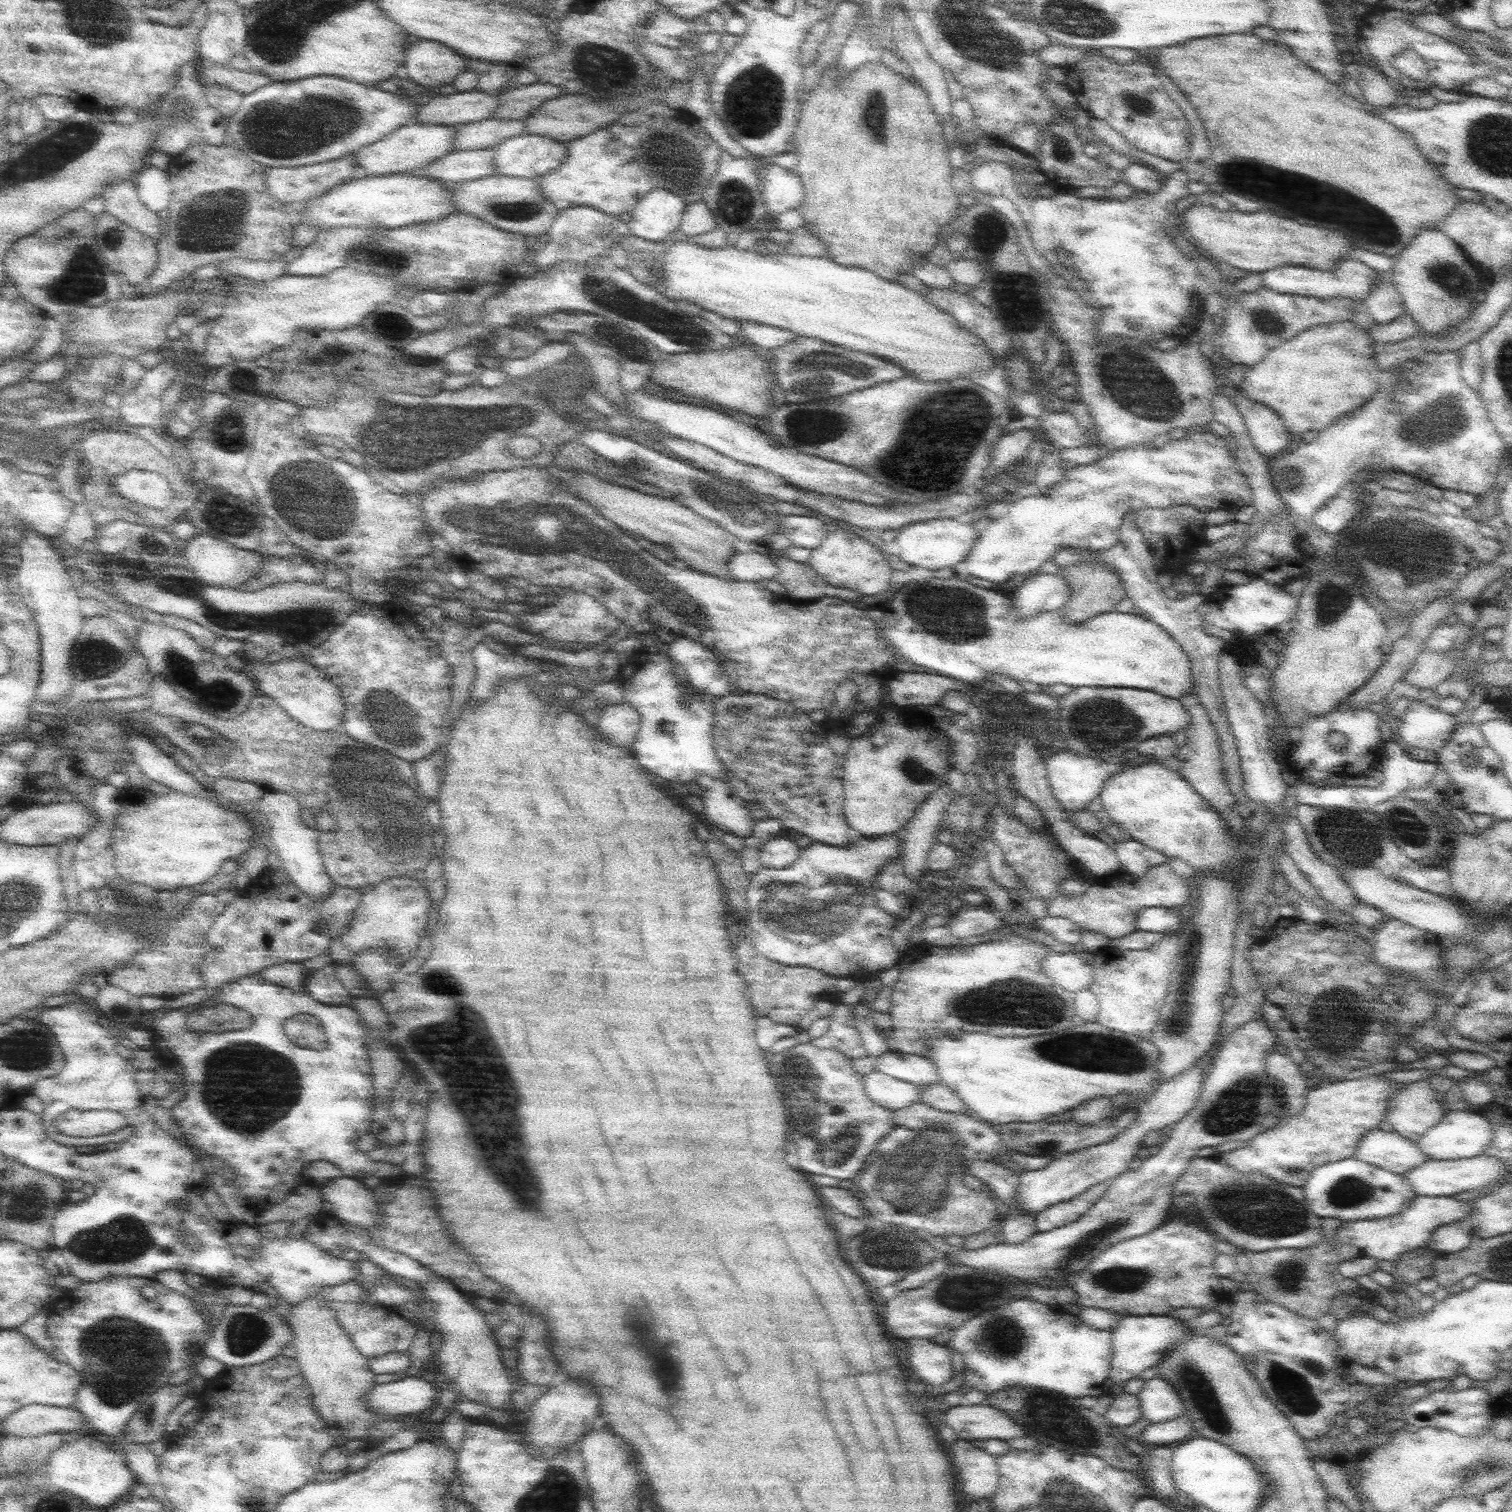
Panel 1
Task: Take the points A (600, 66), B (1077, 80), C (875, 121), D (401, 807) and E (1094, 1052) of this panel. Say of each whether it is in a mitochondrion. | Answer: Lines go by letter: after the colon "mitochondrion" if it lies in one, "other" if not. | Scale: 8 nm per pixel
A: mitochondrion
B: other
C: mitochondrion
D: mitochondrion
E: mitochondrion

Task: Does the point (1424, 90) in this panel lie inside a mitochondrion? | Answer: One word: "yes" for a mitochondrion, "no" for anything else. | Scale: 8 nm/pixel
no

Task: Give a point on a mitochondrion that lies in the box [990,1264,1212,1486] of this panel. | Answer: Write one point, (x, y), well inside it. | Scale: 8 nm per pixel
(1074, 1432)

